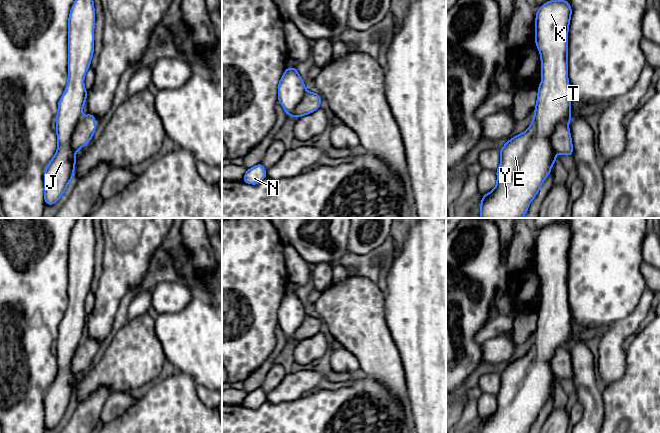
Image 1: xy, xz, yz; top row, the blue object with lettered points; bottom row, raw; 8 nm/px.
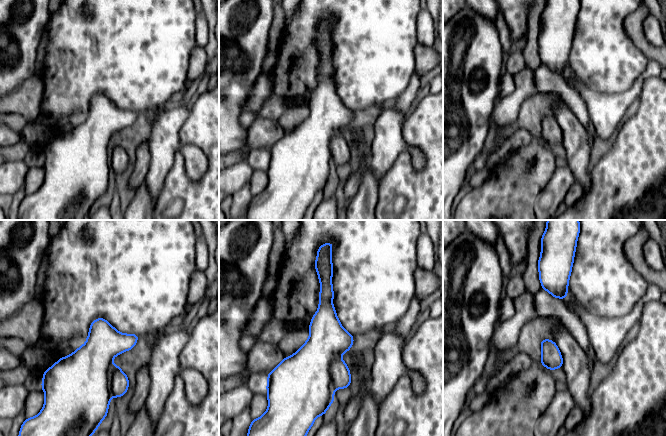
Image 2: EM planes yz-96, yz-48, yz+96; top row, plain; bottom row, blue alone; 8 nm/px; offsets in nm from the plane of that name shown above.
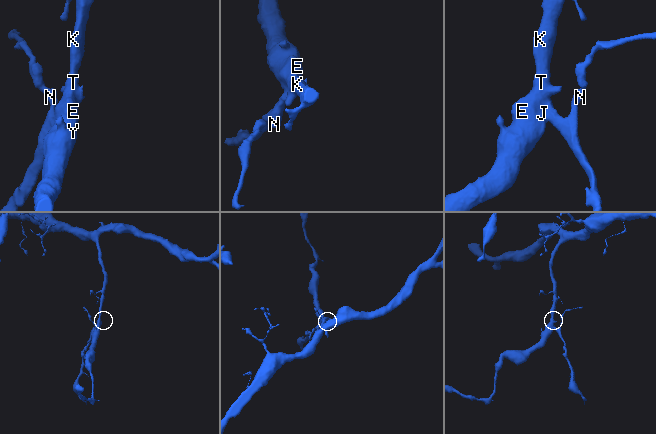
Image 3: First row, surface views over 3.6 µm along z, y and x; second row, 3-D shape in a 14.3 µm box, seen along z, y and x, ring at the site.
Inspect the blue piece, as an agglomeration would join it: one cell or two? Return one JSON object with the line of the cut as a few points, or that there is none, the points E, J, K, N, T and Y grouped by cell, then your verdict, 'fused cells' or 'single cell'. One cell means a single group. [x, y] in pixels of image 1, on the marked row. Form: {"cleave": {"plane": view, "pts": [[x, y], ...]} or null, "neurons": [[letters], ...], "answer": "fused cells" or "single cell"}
{"cleave": {"plane": "yz", "pts": [[566, 122], [557, 124], [550, 137], [550, 143], [554, 151]]}, "neurons": [["E", "J", "K", "T", "Y"], ["N"]], "answer": "fused cells"}

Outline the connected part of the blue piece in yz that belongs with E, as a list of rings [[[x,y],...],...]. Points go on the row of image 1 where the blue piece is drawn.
[[[566,0],[548,1],[537,10],[535,43],[541,57],[542,81],[538,87],[535,116],[525,132],[511,138],[499,149],[501,163],[496,170],[497,184],[494,190],[483,195],[481,218],[523,218],[557,160],[550,137],[557,124],[568,124],[573,119],[570,115],[571,92],[567,63],[571,14],[572,8]]]

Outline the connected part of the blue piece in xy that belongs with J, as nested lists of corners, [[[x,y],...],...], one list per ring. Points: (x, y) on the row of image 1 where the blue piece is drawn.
[[[75,0],[68,19],[68,83],[56,115],[58,148],[44,171],[46,205],[54,205],[74,177],[76,155],[71,138],[86,102],[84,76],[94,52],[95,18],[93,0]]]

